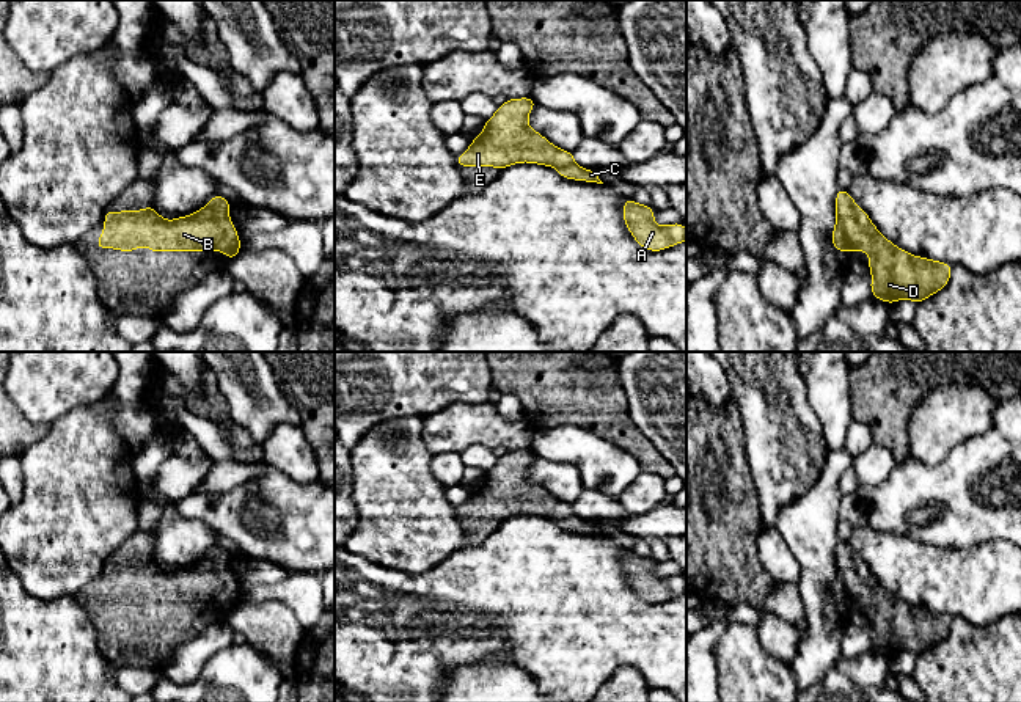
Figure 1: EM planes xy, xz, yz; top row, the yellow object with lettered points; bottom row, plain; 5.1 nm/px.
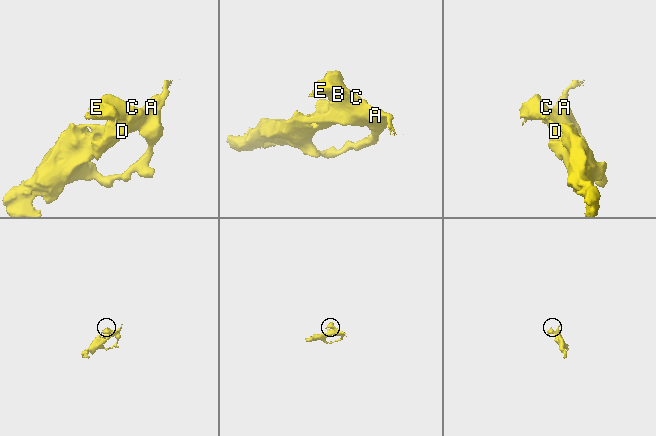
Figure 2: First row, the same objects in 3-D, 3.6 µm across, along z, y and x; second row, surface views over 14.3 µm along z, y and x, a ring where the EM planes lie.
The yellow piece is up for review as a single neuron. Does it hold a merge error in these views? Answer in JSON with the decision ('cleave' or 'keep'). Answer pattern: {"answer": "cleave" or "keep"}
{"answer": "keep"}

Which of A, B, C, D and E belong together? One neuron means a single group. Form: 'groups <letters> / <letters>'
groups A B C D E

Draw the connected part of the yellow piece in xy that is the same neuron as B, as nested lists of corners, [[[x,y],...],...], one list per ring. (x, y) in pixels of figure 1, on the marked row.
[[[215,195],[207,204],[187,217],[163,220],[151,204],[145,210],[107,210],[104,215],[105,226],[96,247],[116,248],[119,251],[134,251],[146,245],[149,251],[225,251],[228,262],[240,253],[240,237],[229,221],[229,201]]]

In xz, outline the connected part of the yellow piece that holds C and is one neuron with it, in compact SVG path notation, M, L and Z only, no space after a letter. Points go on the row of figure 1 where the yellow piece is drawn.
M529 97L507 99L485 121L484 130L456 163L462 166L506 166L529 162L558 170L564 179L603 184L595 171L575 163L573 152L551 144L528 126L528 115L537 104Z

